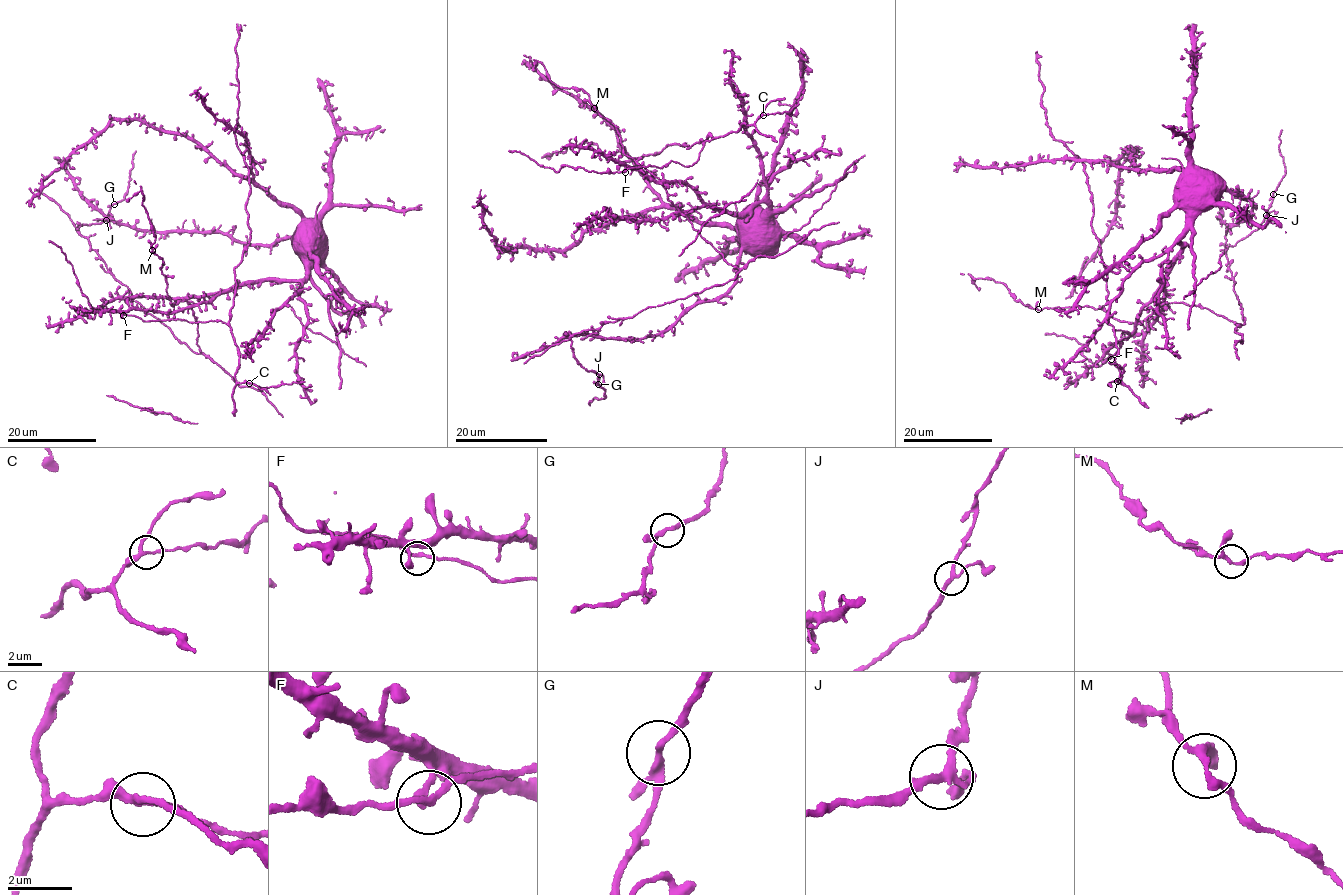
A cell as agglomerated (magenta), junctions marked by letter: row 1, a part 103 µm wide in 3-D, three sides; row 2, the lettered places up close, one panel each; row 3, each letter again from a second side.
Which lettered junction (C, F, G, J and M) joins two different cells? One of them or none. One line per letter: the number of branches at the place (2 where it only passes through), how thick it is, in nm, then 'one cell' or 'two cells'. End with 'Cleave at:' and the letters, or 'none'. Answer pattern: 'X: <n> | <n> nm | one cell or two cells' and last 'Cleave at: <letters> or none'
C: 3 | 200 nm | one cell
F: 3 | 180 nm | one cell
G: 3 | 190 nm | one cell
J: 3 | 220 nm | one cell
M: 3 | 190 nm | one cell
Cleave at: none

